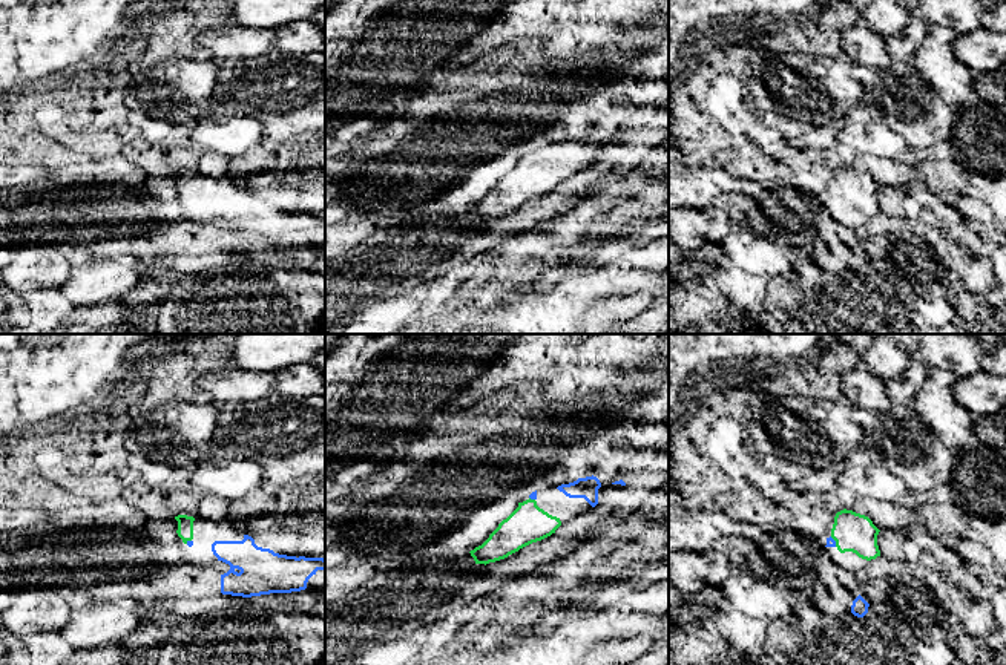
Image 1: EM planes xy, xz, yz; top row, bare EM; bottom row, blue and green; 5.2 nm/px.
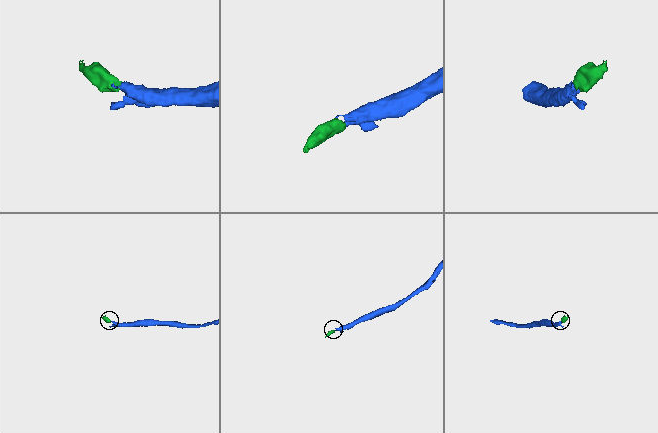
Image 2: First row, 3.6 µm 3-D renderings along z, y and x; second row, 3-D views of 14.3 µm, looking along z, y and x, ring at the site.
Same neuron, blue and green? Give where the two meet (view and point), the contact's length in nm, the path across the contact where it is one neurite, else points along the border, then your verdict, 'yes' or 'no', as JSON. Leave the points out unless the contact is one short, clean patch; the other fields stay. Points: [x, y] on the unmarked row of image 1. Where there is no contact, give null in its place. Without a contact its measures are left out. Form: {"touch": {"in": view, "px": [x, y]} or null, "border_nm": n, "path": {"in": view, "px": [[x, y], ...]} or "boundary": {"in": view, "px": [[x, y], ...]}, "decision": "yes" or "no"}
{"touch": {"in": "yz", "px": [835, 198]}, "border_nm": 70, "path": {"in": "yz", "px": [[830, 199], [835, 198], [853, 189]]}, "decision": "yes"}

